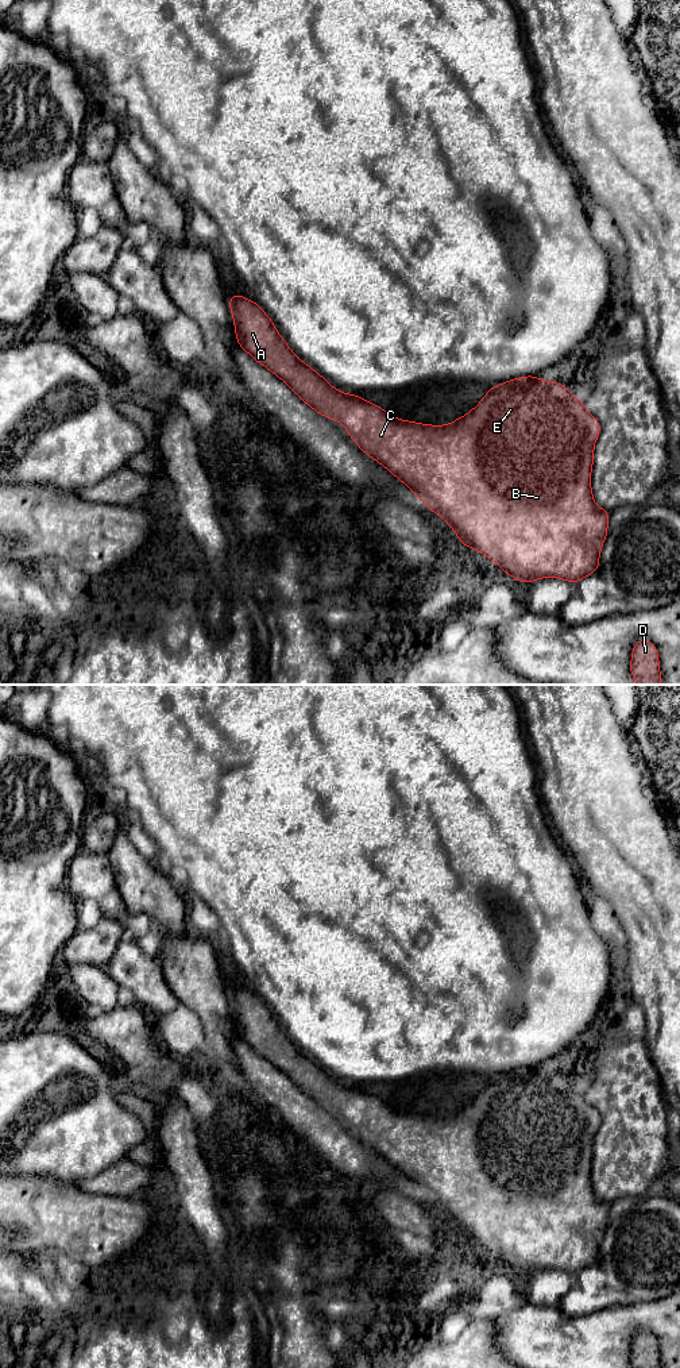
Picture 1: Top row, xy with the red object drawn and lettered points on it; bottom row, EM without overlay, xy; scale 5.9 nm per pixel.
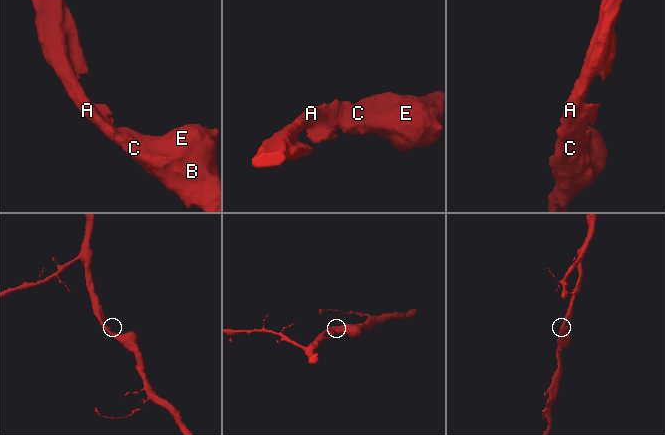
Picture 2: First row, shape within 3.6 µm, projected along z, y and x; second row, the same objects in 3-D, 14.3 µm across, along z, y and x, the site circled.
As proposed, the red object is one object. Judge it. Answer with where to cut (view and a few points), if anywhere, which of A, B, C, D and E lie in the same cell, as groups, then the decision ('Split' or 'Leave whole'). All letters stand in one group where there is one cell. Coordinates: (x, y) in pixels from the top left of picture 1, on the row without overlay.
No split. Groups: A B C D E. Leave whole

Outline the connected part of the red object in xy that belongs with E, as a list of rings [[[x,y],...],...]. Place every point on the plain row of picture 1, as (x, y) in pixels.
[[[240,986],[228,990],[237,1036],[286,1074],[318,1106],[343,1114],[360,1141],[399,1169],[432,1203],[444,1210],[464,1238],[482,1244],[507,1267],[525,1275],[538,1269],[561,1269],[577,1275],[598,1263],[603,1233],[610,1228],[610,1203],[594,1194],[591,1182],[594,1137],[600,1125],[600,1114],[564,1076],[542,1072],[536,1067],[519,1068],[490,1079],[470,1105],[448,1117],[398,1111],[360,1086],[341,1086],[337,1079],[329,1078],[324,1068],[290,1041],[255,993]]]

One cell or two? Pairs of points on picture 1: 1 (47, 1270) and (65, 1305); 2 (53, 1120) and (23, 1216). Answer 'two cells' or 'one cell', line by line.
1: one cell
2: two cells

